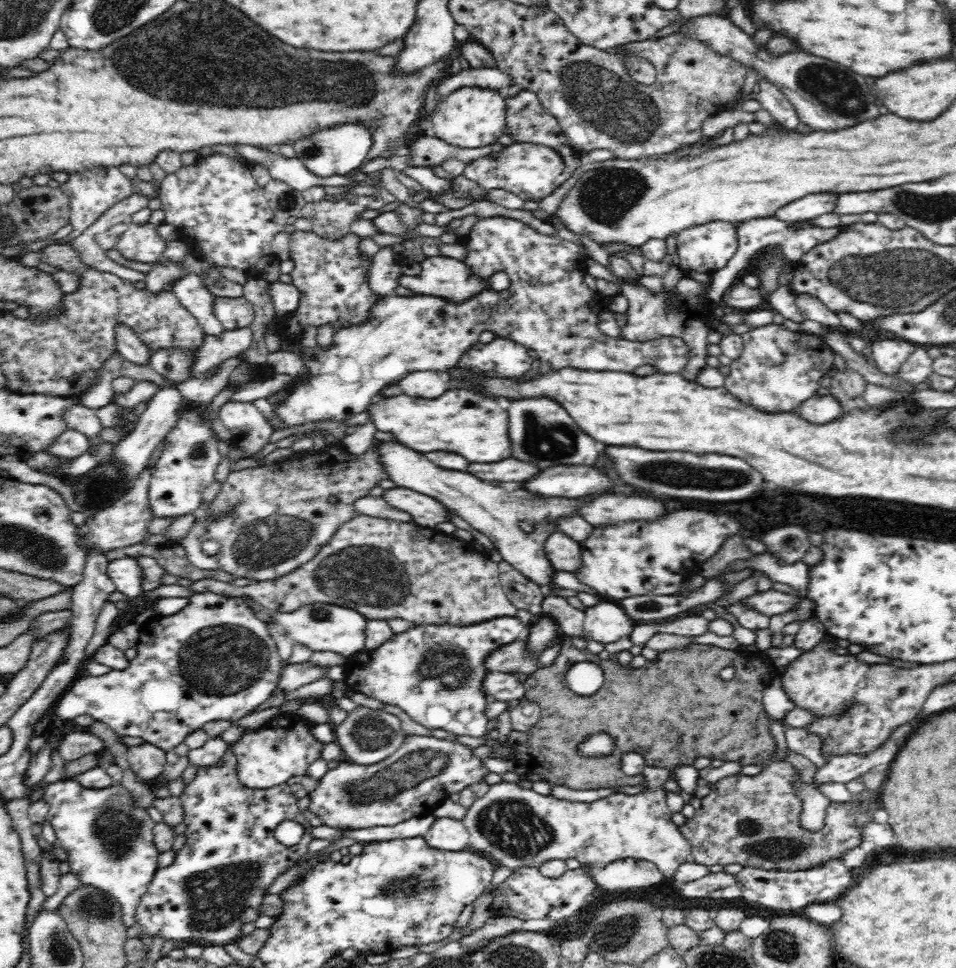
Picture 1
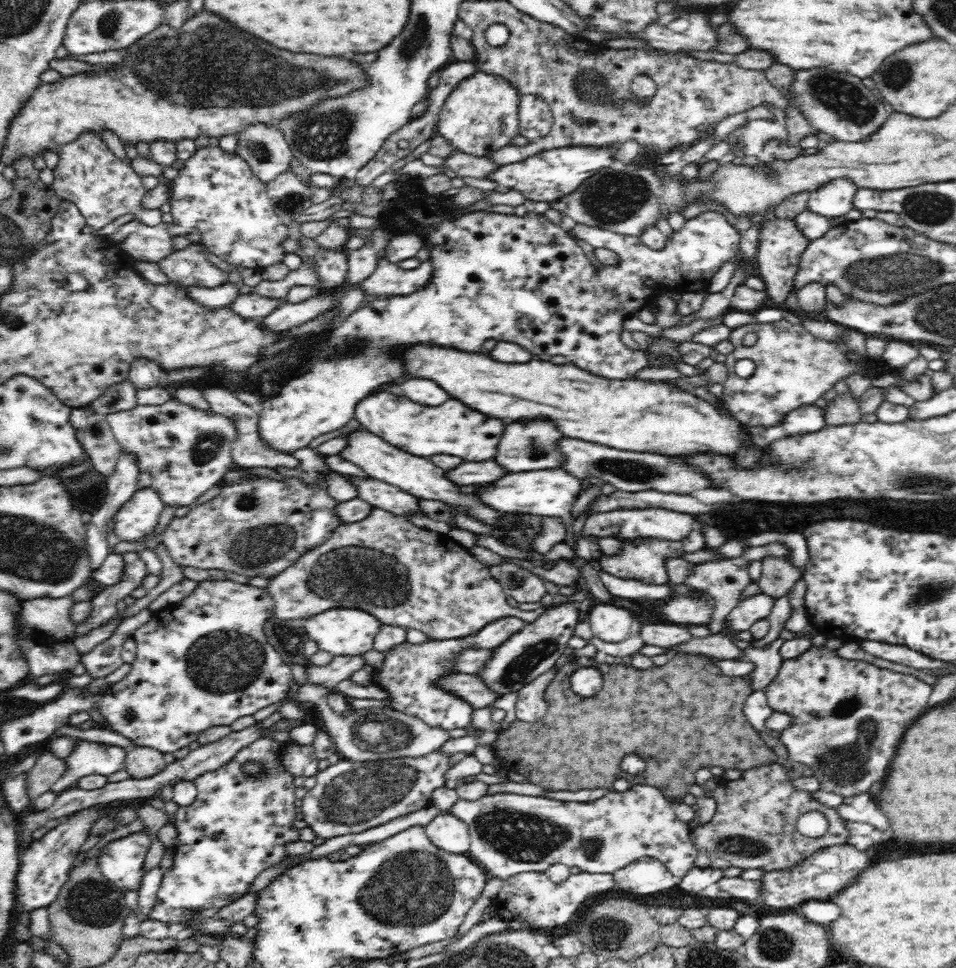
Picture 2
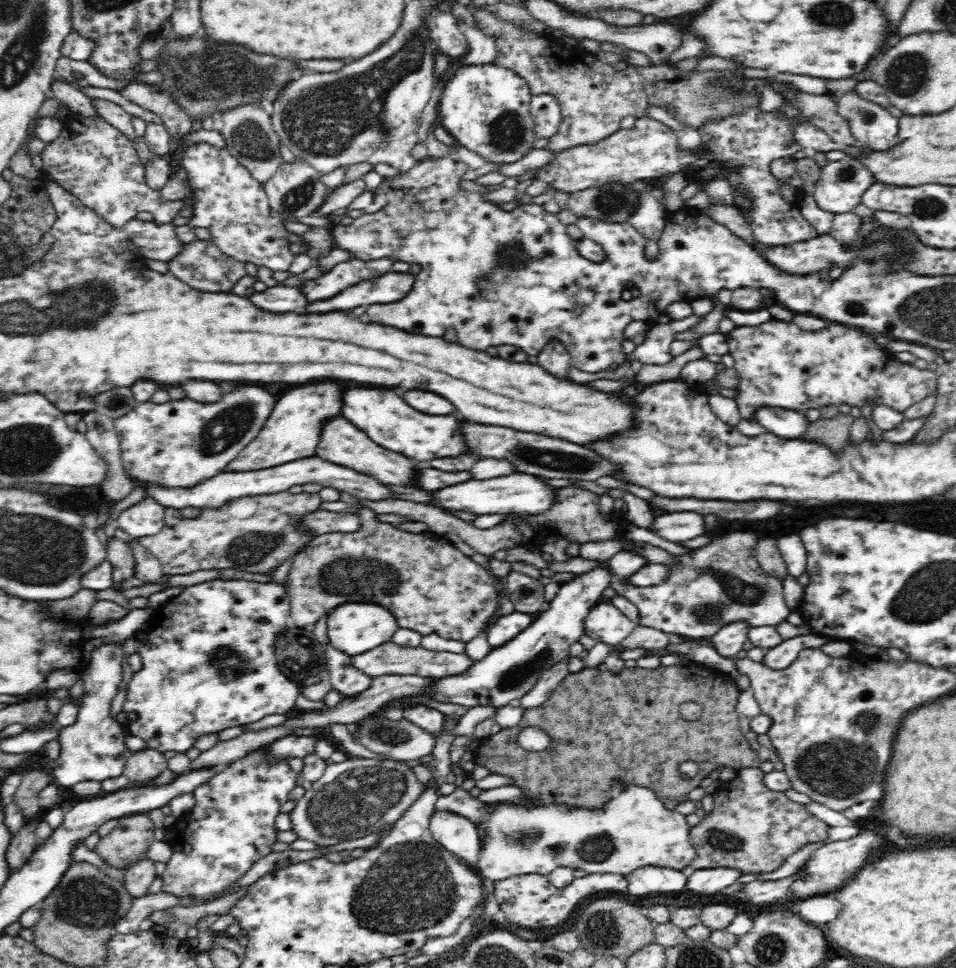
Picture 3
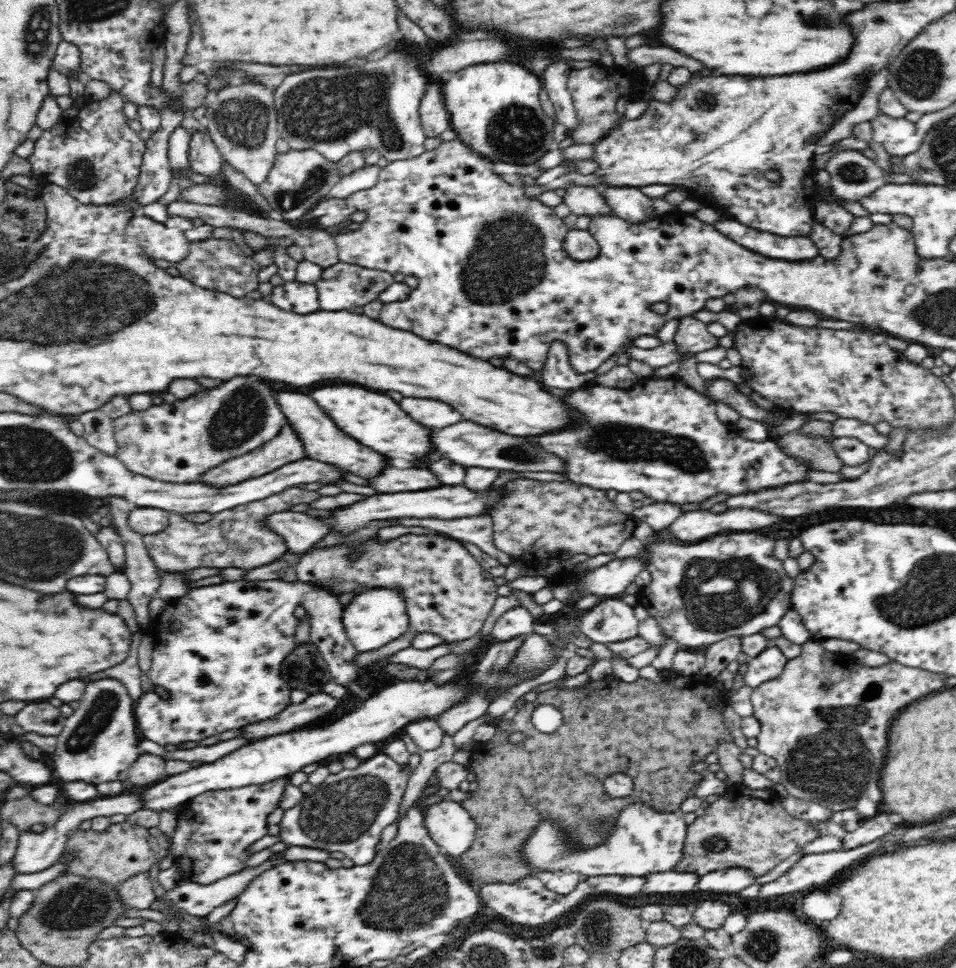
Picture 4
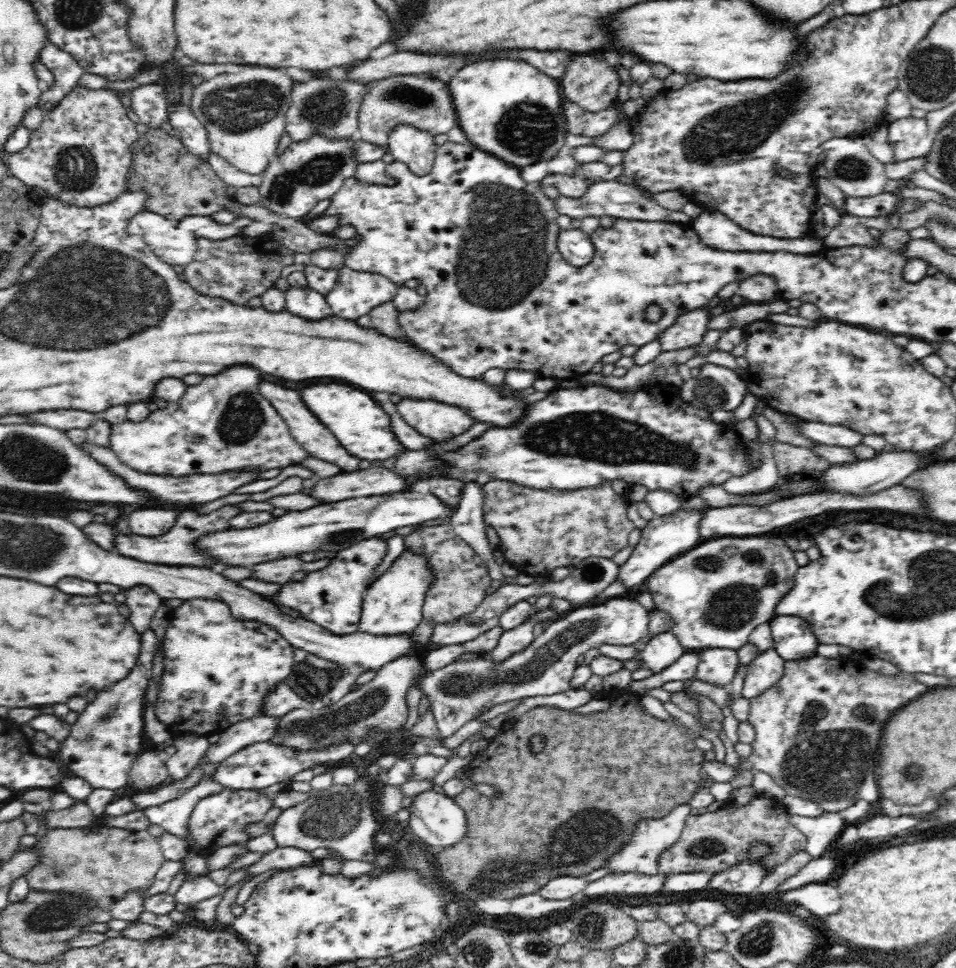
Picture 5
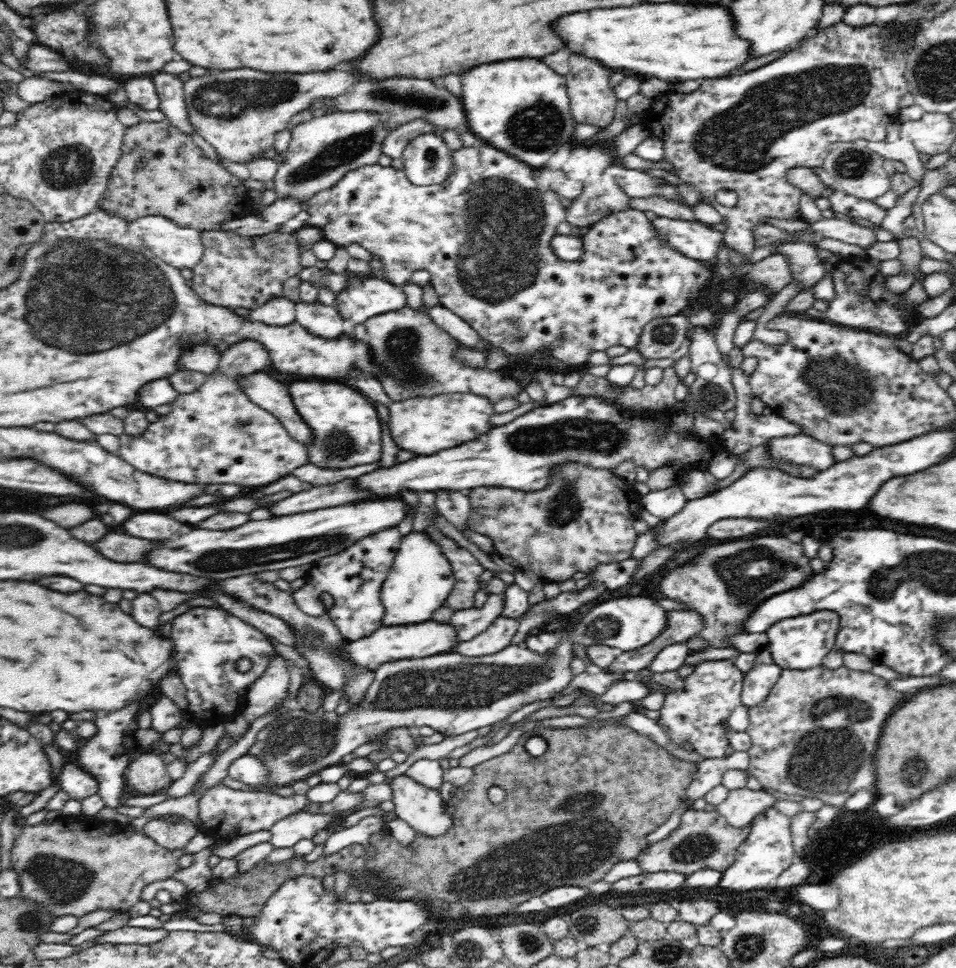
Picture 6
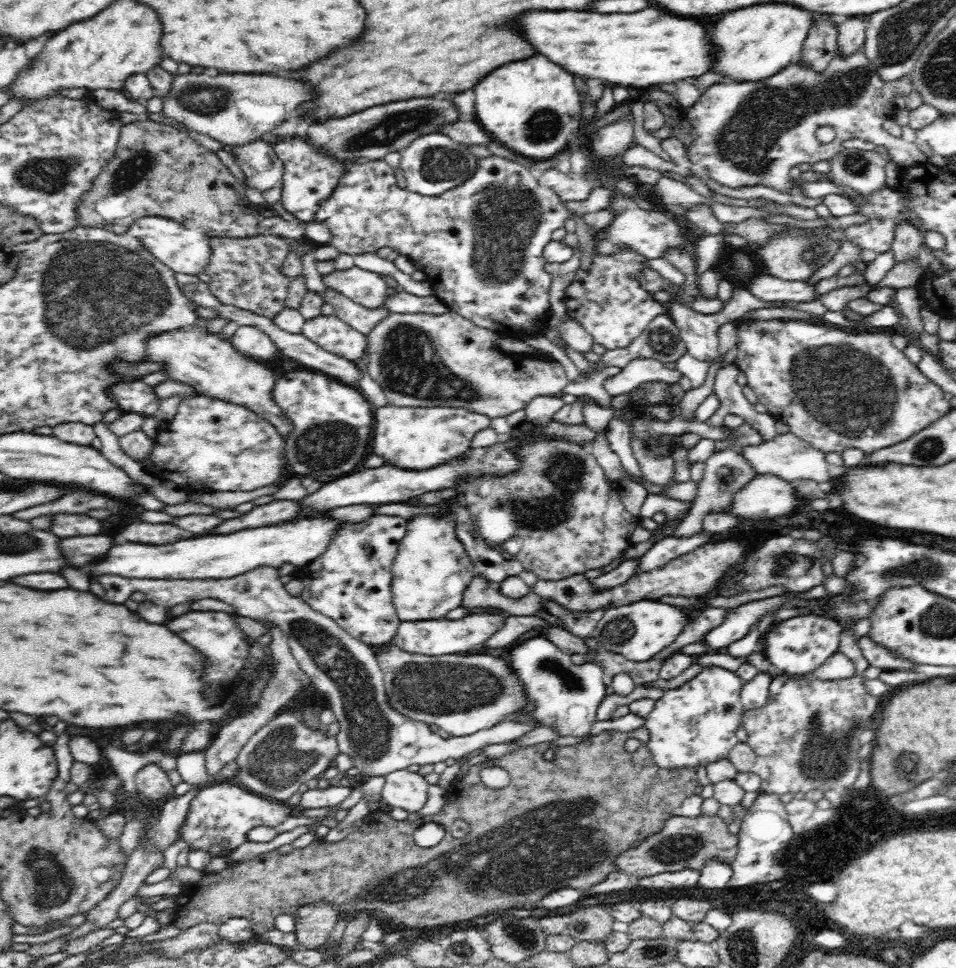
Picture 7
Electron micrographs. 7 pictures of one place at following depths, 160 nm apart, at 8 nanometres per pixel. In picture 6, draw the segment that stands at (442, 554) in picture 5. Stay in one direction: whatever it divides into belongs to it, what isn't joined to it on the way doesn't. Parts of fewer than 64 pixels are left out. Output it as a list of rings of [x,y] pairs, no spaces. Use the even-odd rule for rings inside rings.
[[[433,524],[425,531],[441,544],[456,579],[455,587],[443,606],[450,606],[456,611],[469,609],[474,604],[474,594],[478,592],[478,578],[485,570],[484,566],[468,550],[458,547],[456,542],[442,535]]]

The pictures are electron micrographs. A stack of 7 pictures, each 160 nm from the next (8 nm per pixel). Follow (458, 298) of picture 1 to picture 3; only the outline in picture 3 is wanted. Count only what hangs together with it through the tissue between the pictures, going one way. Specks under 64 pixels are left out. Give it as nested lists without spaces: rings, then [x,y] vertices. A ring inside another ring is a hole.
[[[390,271],[371,281],[359,282],[330,300],[310,303],[304,313],[349,311],[359,306],[385,306],[403,300],[414,285],[416,276],[408,272]]]

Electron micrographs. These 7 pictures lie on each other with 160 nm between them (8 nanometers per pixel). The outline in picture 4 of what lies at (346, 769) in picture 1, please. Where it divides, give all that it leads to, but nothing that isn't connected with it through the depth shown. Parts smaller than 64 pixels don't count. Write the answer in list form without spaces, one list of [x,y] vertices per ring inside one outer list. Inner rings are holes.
[[[378,751],[356,770],[330,773],[324,784],[313,786],[308,794],[303,794],[299,804],[284,811],[278,836],[287,847],[318,848],[328,853],[338,851],[356,865],[366,866],[378,854],[383,830],[399,820],[399,807],[408,780],[397,762]]]

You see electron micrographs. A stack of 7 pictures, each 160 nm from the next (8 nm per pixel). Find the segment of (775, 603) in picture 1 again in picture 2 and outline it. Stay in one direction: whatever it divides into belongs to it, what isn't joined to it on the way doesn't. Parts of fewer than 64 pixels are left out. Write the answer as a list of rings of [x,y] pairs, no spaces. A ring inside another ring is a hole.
[[[766,593],[745,598],[740,601],[731,611],[726,618],[724,618],[723,628],[726,636],[730,637],[741,650],[746,650],[750,642],[741,640],[737,635],[749,628],[758,620],[766,619],[772,610],[774,604],[774,597]]]

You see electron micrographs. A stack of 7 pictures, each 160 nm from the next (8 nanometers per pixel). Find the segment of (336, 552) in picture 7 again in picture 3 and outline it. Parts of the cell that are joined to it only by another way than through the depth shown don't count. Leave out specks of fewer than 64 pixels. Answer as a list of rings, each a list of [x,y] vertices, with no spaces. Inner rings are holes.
[[[209,580],[200,584],[186,587],[182,593],[176,597],[168,599],[160,607],[154,609],[150,618],[146,620],[143,626],[135,632],[136,640],[139,640],[138,653],[142,659],[142,669],[134,673],[133,678],[127,685],[127,697],[123,707],[123,713],[134,713],[136,718],[127,723],[128,733],[131,736],[138,736],[146,741],[151,749],[160,751],[176,750],[178,753],[186,753],[194,746],[194,741],[205,734],[217,734],[227,728],[241,726],[251,722],[256,722],[264,716],[270,714],[288,714],[296,708],[296,699],[299,695],[298,684],[290,682],[277,666],[277,641],[280,635],[283,635],[290,623],[290,600],[285,592],[284,584],[280,583],[260,583],[248,580]],[[329,638],[324,650],[326,657],[325,669],[333,690],[352,697],[368,688],[371,678],[354,668],[352,656],[334,648],[334,645],[329,642]]]

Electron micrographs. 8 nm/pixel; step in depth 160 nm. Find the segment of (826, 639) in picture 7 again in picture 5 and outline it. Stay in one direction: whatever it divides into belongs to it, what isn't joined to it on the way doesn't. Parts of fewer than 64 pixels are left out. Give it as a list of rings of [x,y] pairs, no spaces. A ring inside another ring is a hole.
[[[778,615],[768,623],[774,650],[784,661],[809,659],[817,654],[819,642],[807,620],[799,616]]]

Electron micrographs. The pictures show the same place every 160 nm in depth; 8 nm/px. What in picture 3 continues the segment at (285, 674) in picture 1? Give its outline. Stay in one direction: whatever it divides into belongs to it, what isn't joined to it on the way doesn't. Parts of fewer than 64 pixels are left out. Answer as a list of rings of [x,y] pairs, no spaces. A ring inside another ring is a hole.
[[[394,641],[385,642],[372,650],[352,657],[354,668],[360,670],[371,679],[382,675],[418,675],[426,678],[444,678],[466,672],[472,666],[472,659],[466,655],[450,652],[436,652],[420,647],[409,647],[396,644]]]

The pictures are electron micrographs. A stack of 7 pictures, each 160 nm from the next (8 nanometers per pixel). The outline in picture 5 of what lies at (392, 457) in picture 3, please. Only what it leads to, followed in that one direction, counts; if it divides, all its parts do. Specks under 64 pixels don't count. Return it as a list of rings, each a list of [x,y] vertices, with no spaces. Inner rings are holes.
[[[260,382],[260,396],[270,401],[270,404],[285,420],[285,424],[289,427],[291,436],[306,452],[309,452],[312,457],[334,463],[336,466],[340,466],[344,472],[354,472],[354,470],[358,470],[360,459],[350,455],[350,453],[338,443],[338,439],[335,439],[330,433],[330,430],[322,424],[322,422],[319,422],[318,418],[312,414],[312,411],[304,406],[304,402],[302,402],[302,398],[300,398],[300,394],[298,394],[296,390],[288,390],[288,388],[282,388],[282,386],[272,384],[272,382]]]

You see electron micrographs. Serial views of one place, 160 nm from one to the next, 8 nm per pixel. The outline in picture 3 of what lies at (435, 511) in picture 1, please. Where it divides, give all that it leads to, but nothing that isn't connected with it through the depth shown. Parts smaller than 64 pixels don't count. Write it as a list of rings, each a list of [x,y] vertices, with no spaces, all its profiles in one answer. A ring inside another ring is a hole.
[[[316,455],[299,458],[286,464],[279,464],[277,467],[263,468],[257,471],[248,472],[228,472],[224,471],[208,480],[196,484],[192,488],[172,488],[162,486],[157,482],[148,482],[147,480],[137,480],[130,477],[134,488],[140,487],[144,491],[144,499],[154,499],[156,503],[166,508],[182,509],[182,508],[201,508],[201,509],[217,509],[236,499],[247,496],[264,496],[273,495],[279,492],[287,491],[292,486],[300,484],[320,484],[324,488],[335,488],[338,491],[344,490],[353,497],[366,500],[384,500],[384,498],[392,498],[392,490],[390,486],[383,485],[374,477],[356,472],[351,468],[343,467],[341,464],[334,464],[330,461],[322,460]]]

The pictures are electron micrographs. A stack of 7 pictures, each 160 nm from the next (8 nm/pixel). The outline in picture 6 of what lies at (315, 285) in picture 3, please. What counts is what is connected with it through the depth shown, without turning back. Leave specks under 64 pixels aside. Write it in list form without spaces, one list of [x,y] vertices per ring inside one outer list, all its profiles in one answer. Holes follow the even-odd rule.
[[[382,275],[354,277],[344,292],[336,296],[335,305],[344,317],[345,330],[363,324],[368,318],[386,312],[410,308],[408,297],[399,285],[393,285]]]

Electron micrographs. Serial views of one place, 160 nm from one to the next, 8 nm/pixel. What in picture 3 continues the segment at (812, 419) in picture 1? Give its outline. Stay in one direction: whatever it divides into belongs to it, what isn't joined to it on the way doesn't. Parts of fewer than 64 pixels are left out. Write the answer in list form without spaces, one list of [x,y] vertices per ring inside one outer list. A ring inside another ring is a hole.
[[[762,406],[758,410],[754,408],[752,418],[767,433],[784,439],[798,439],[809,426],[809,422],[804,417],[803,412],[774,406]]]

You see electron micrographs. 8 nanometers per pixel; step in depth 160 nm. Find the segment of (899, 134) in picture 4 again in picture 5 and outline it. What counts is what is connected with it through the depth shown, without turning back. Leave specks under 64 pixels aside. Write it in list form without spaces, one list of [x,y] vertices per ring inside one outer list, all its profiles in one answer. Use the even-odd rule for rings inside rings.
[[[908,116],[888,125],[889,140],[894,144],[893,162],[925,157],[932,150],[935,135],[929,130],[926,117]]]

